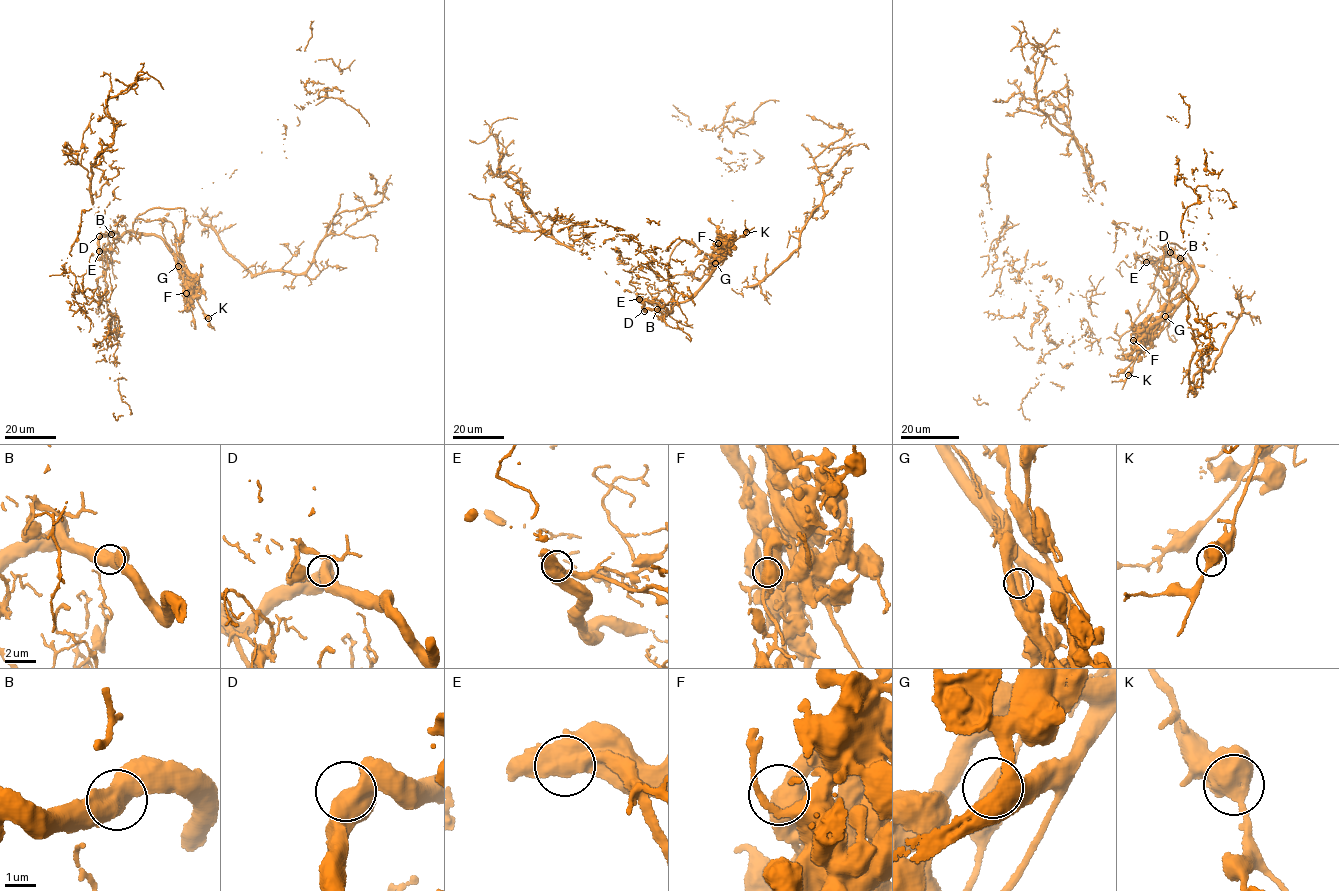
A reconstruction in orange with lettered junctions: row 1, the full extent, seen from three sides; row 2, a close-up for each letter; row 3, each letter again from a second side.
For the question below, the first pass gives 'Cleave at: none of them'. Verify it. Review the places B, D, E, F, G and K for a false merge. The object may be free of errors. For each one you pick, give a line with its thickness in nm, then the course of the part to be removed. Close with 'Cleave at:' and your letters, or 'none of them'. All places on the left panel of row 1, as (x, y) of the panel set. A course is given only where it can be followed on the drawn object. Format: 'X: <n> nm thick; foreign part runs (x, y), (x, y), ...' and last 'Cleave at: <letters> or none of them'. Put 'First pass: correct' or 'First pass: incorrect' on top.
First pass: correct
Cleave at: none of them

